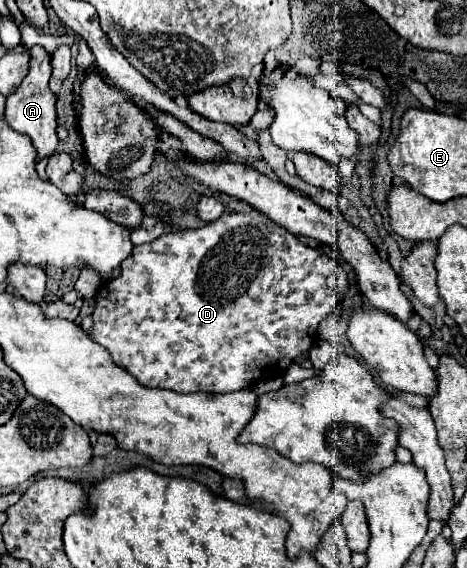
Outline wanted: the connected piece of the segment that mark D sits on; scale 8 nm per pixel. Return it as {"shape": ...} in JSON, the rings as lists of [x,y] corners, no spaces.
{"shape":[[[253,210],[251,214],[241,214],[241,212],[231,212],[223,214],[215,222],[197,228],[197,230],[183,230],[183,232],[173,232],[173,234],[163,234],[151,244],[141,244],[135,246],[133,256],[127,258],[121,266],[121,276],[111,278],[101,284],[99,292],[95,294],[95,310],[91,314],[93,318],[93,328],[89,332],[91,340],[107,348],[111,354],[113,362],[127,370],[131,376],[137,378],[139,384],[147,388],[167,388],[175,392],[211,392],[211,394],[225,394],[225,392],[237,392],[237,390],[249,390],[253,388],[259,380],[269,380],[269,378],[279,378],[287,372],[291,362],[301,354],[307,352],[313,346],[317,326],[321,324],[327,314],[333,312],[337,302],[345,296],[347,292],[347,274],[343,268],[329,256],[321,254],[315,248],[303,246],[293,234],[289,234],[285,228],[279,224],[271,222],[265,214]]]}

